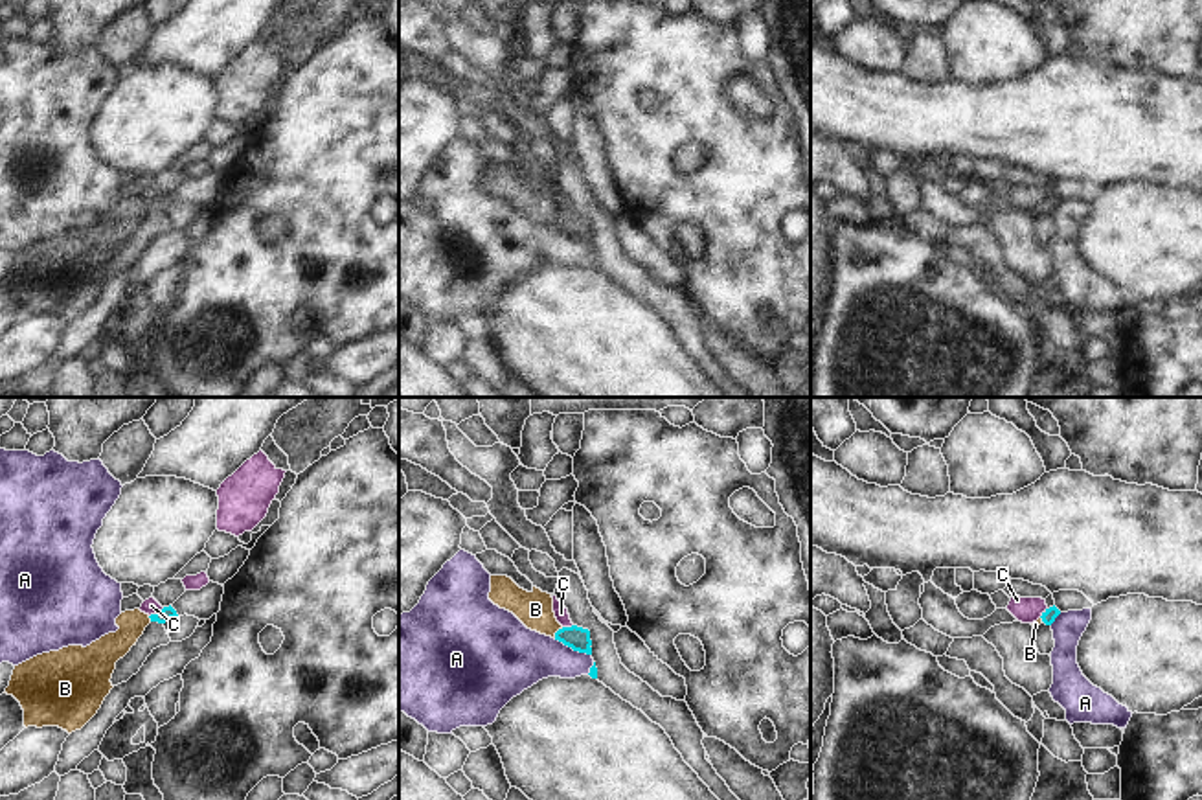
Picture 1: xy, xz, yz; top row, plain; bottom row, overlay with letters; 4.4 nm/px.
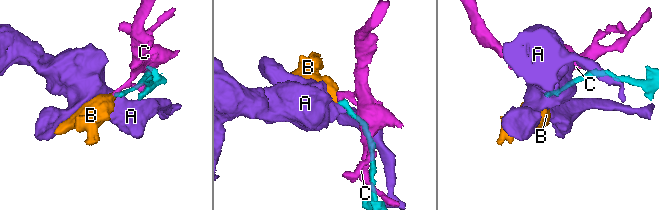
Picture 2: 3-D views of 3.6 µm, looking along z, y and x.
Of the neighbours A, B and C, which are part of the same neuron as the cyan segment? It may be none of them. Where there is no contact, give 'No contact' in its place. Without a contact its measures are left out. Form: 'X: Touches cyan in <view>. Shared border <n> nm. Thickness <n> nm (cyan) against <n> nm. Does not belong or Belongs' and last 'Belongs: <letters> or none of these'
A: Touches cyan in xz. Shared border 180 nm. Thickness 100 nm (cyan) against 280 nm. Does not belong
B: Touches cyan in xz. Shared border 60 nm. Thickness 100 nm (cyan) against 160 nm. Belongs
C: Touches cyan in xy. Shared border 80 nm. Thickness 60 nm (cyan) against 70 nm. Does not belong
Belongs: B.

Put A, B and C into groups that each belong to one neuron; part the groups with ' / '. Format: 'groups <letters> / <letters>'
groups A / B / C

